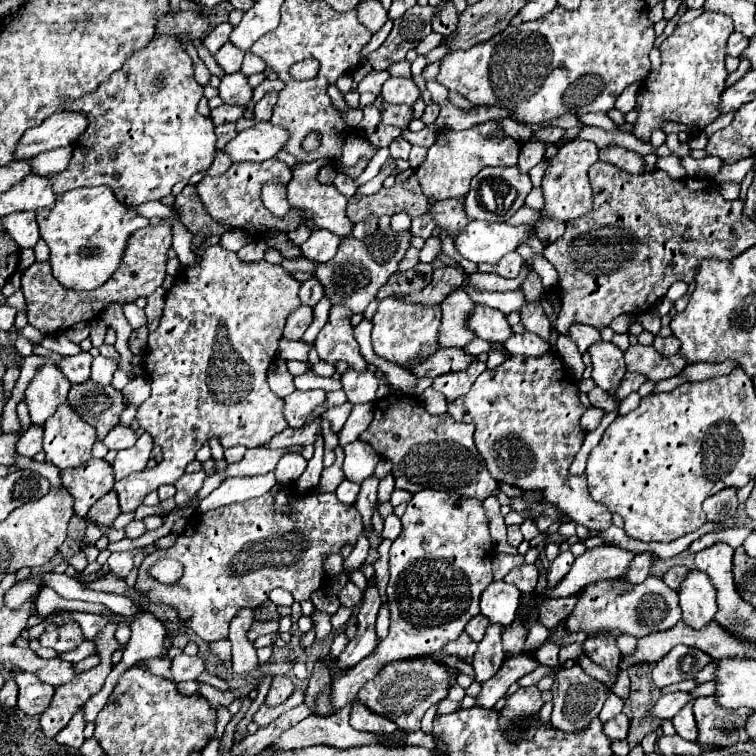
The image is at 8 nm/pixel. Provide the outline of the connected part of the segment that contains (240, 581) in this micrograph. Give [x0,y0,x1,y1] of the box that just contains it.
[135,484,363,642]

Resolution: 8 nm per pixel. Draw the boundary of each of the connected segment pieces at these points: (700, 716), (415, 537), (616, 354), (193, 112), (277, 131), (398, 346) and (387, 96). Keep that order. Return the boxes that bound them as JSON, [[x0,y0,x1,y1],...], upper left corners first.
[[693,696,751,746],[321,488,495,714],[589,340,625,396],[51,36,215,206],[223,122,287,164],[373,294,441,368],[381,78,421,106]]

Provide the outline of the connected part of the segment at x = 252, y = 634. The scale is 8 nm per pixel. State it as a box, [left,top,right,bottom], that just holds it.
[247,620,279,644]

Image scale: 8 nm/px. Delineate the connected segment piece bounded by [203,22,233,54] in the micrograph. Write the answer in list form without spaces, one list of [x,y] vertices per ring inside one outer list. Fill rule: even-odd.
[[[223,22],[223,24],[219,24],[205,40],[203,40],[203,46],[211,52],[211,54],[217,54],[219,52],[219,48],[229,40],[229,34],[231,34],[231,30],[233,30],[233,26],[229,24],[229,22]]]

